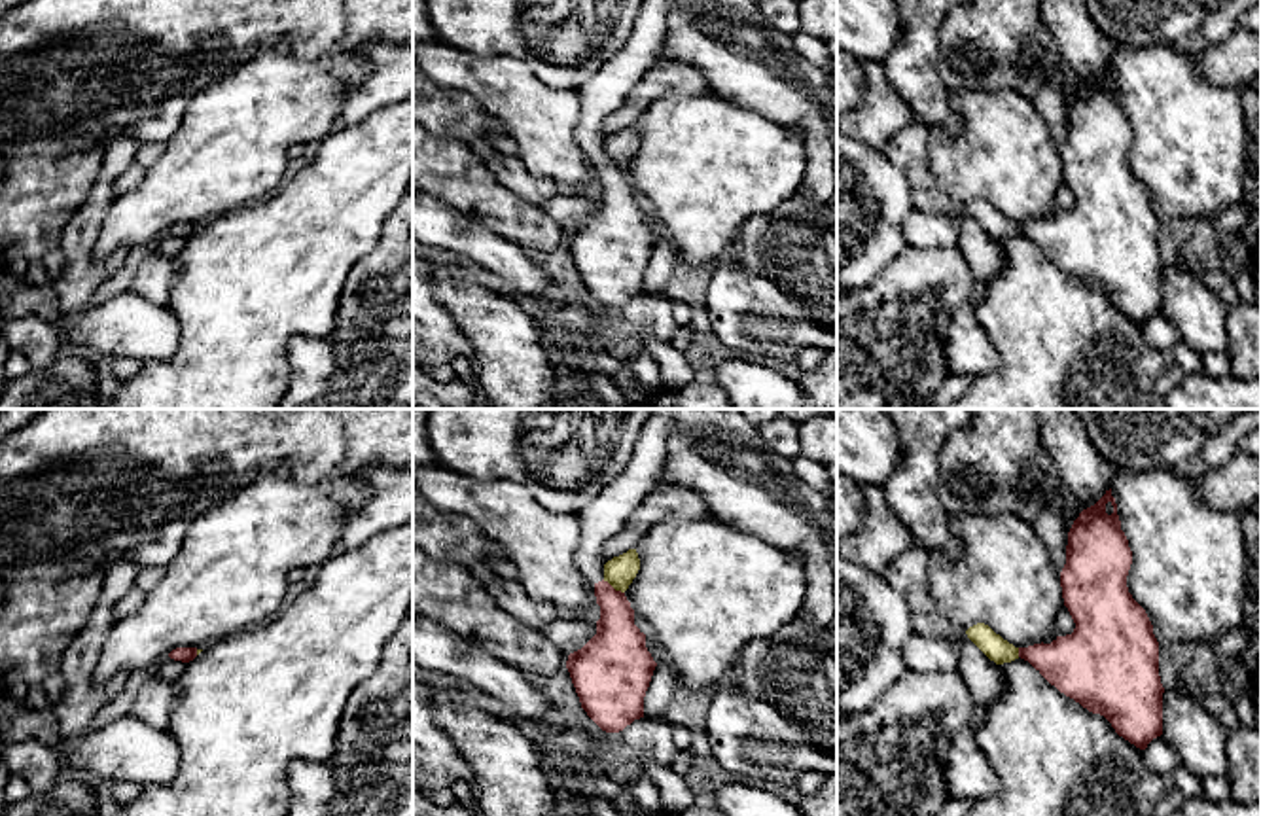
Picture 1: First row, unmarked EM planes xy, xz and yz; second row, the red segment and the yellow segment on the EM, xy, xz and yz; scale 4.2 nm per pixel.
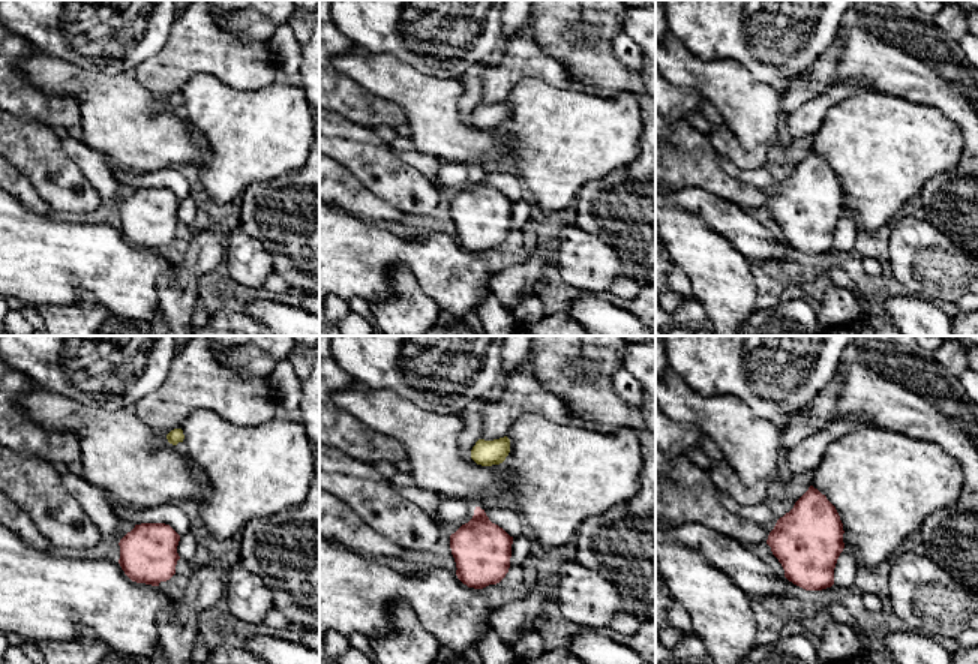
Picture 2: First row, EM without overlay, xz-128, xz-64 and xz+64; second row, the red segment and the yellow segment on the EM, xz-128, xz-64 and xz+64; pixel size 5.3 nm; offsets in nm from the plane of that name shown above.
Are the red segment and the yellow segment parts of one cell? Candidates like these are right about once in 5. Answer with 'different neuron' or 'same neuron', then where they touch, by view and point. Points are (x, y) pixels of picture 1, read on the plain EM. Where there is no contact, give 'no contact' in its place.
different neuron; contact xz (612, 163)

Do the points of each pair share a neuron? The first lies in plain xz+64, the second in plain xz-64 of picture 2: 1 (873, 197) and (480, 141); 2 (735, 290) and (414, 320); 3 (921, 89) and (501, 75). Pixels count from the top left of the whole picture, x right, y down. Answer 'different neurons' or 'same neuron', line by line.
1: different neurons
2: same neuron
3: different neurons

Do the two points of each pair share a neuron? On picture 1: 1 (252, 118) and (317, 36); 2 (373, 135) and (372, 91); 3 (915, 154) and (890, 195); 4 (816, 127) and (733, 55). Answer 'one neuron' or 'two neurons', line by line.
1: two neurons
2: two neurons
3: two neurons
4: one neuron

